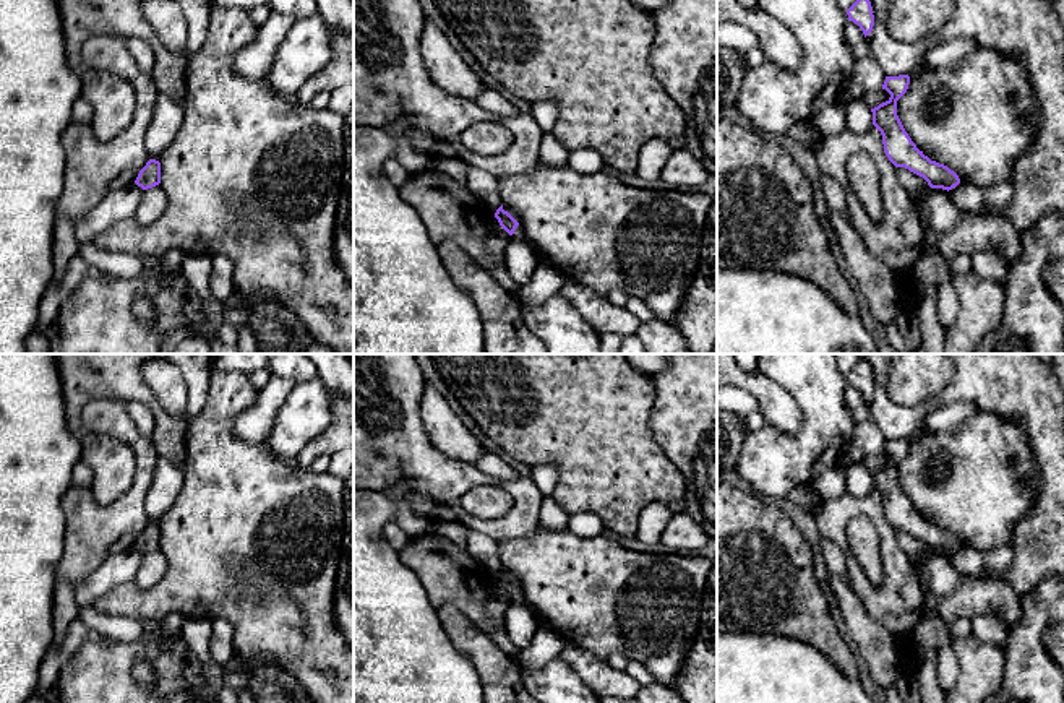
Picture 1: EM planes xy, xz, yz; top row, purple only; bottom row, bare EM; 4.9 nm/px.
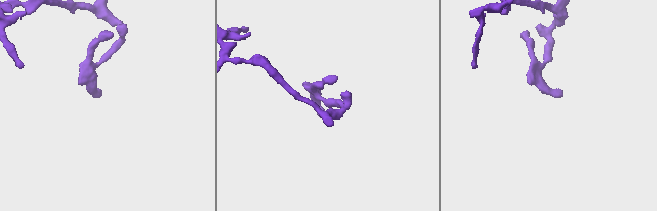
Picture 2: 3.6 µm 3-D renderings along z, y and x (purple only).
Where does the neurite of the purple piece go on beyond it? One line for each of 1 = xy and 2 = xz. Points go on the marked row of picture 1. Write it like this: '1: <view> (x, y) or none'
1: none
2: none

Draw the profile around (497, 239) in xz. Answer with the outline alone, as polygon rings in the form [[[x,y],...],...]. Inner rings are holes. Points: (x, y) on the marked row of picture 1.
[[[495,218],[487,231],[483,245],[490,255],[490,265],[487,266],[491,278],[511,292],[517,292],[519,286],[511,279],[504,268],[504,250],[511,242],[511,235],[500,226]]]

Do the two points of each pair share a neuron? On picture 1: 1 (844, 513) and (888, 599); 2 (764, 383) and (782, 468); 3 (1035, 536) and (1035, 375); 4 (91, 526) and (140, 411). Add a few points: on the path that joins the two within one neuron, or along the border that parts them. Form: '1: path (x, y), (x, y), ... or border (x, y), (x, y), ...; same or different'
1: path (871, 513), (888, 534), (892, 572); same
2: border (784, 388), (802, 414), (802, 427), (797, 432); different
3: path (1046, 495), (1045, 416); same
4: border (125, 405), (133, 424), (150, 439); different

